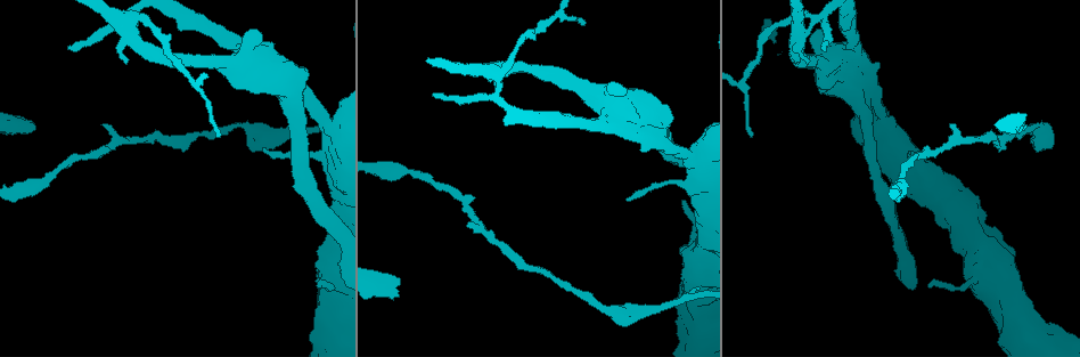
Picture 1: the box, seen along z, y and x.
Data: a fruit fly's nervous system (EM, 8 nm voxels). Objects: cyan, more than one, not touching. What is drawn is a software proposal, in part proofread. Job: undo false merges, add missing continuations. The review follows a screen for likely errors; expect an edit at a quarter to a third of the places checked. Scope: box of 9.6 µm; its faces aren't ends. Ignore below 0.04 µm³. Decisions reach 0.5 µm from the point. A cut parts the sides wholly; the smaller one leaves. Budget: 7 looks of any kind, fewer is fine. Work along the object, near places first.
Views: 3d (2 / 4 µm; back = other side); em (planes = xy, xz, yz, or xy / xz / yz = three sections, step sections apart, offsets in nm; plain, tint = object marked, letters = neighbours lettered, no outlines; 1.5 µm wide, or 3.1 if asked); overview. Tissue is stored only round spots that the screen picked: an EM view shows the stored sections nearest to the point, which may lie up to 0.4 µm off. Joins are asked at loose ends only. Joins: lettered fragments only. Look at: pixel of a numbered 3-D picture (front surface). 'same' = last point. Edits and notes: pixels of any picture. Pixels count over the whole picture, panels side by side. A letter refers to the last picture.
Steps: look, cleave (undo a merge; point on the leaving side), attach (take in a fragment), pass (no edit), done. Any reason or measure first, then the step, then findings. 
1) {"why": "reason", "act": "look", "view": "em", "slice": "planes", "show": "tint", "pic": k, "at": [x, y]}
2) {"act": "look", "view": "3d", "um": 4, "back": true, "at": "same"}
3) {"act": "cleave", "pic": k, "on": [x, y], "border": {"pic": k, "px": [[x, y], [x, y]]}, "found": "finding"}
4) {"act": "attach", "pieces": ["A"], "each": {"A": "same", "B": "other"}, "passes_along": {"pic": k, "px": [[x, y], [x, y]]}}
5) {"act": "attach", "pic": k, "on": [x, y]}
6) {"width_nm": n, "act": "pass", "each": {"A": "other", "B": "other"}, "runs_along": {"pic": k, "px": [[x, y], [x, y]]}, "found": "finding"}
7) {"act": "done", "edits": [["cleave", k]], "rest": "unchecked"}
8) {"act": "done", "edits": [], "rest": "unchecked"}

{"why": "three-way junction", "act": "look", "view": "em", "slice": "planes", "show": "letters", "pic": 1, "at": [496, 70]}

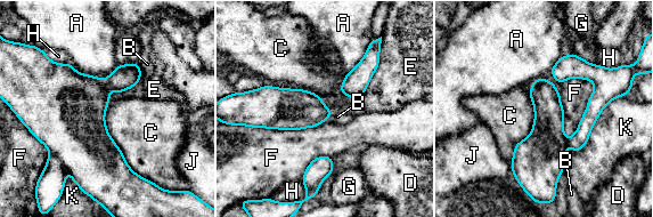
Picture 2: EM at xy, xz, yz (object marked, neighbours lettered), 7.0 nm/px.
{"longest_contact_nm": ["C", 600], "act": "cleave", "pic": 2, "on": [72, 128], "each": {"A": "other", "B": "other", "C": "other", "D": "other", "E": "other", "F": "other", "G": "other", "H": "other", "J": "other", "K": "other"}, "border": {"pic": 2, "px": [[49, 153], [66, 170]]}, "found": "two cells meet here"}

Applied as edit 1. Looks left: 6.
{"act": "look", "view": "overview"}

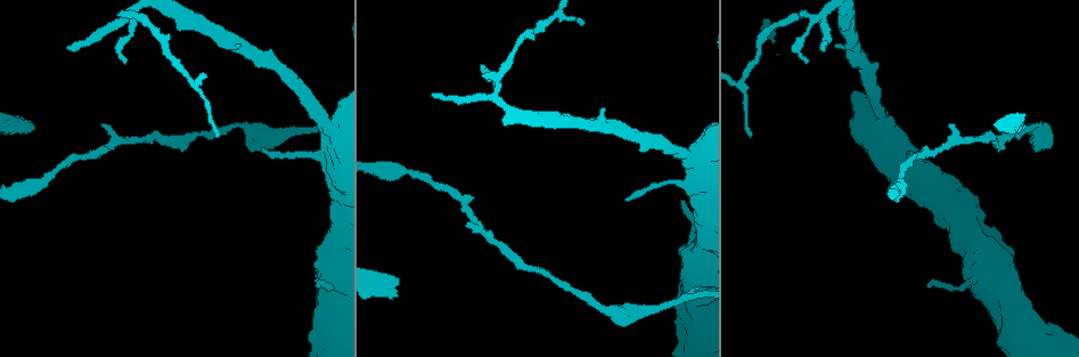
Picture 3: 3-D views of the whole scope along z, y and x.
{"why": "abrupt turn", "act": "look", "view": "em", "slice": "yz", "step": 4, "show": "letters", "pic": 3, "at": [558, 10]}

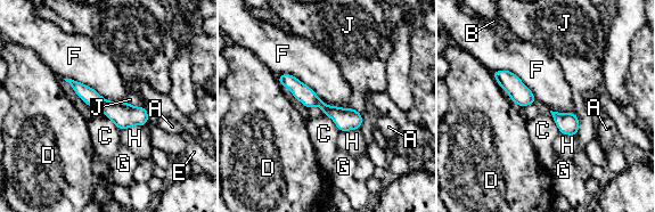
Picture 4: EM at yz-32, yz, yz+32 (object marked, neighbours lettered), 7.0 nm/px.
{"width_nm": 70, "act": "pass", "each": {"A": "other", "B": "other", "C": "other", "D": "other", "E": "other", "F": "other", "G": "other", "H": "other", "J": "other"}, "border": {"pic": 4, "px": [[278, 75], [350, 108]]}, "found": "one cell here"}

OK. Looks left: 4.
{"why": "long arm stops here", "act": "look", "view": "em", "um": 3.1, "slice": "planes", "show": "letters", "pic": 3, "at": [33, 123]}

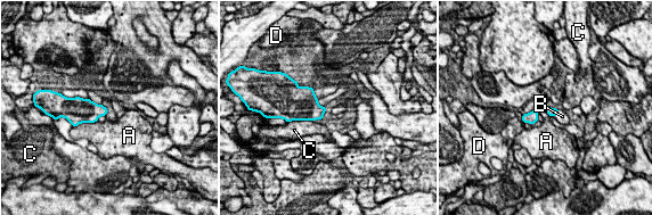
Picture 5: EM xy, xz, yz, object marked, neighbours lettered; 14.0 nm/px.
{"act": "attach", "pieces": ["B"], "each": {"A": "other", "B": "same", "C": "other", "D": "other"}, "passes_along": {"pic": 5, "px": [[552, 112], [557, 113], [562, 117]]}, "found": "it goes on there"}

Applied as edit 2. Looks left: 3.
{"act": "done", "edits": [["cleave", 2], ["attach", 5]], "rest": "unchecked"}

